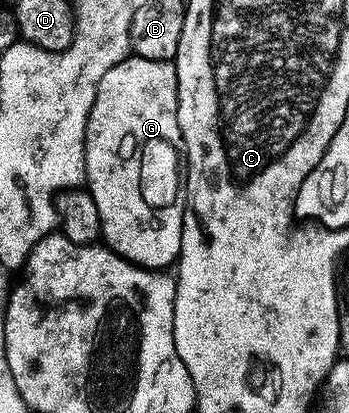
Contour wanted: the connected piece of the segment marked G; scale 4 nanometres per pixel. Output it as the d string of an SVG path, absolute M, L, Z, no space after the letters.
M130 56L115 64L115 68L99 80L95 92L95 104L91 104L91 112L87 116L87 128L85 129L85 182L89 194L95 200L95 208L99 208L99 220L101 221L101 238L104 245L113 250L119 256L123 256L129 262L137 266L144 266L147 270L165 270L172 267L181 256L181 237L183 236L183 220L187 209L185 196L185 171L181 167L181 129L179 128L180 114L177 112L177 67L173 62L163 60L147 60Z

